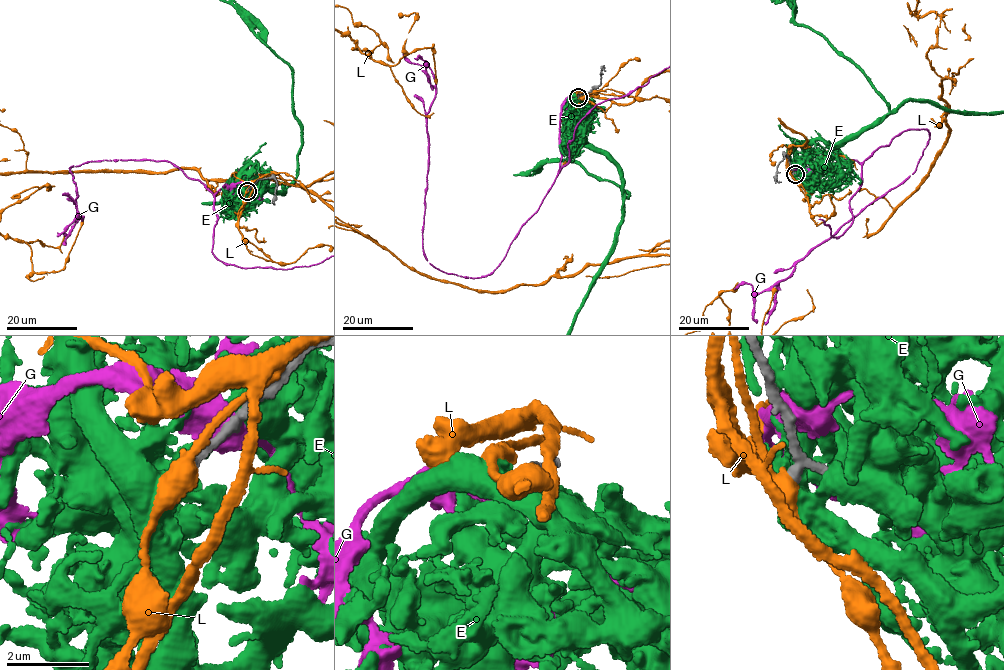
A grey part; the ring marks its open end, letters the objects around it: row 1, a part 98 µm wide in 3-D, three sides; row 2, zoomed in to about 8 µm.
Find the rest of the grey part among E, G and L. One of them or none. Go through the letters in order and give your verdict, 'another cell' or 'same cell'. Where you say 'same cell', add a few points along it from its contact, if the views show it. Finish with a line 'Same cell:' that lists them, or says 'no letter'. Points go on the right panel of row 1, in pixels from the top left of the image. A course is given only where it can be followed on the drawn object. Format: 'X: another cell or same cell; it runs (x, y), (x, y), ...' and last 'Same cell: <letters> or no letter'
E: another cell
G: another cell
L: another cell
Same cell: no letter

